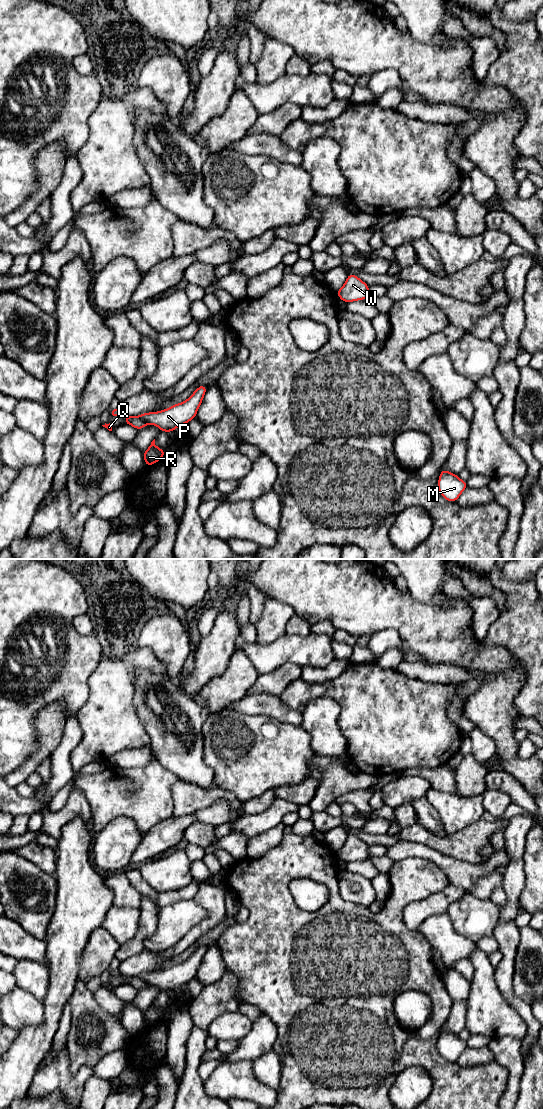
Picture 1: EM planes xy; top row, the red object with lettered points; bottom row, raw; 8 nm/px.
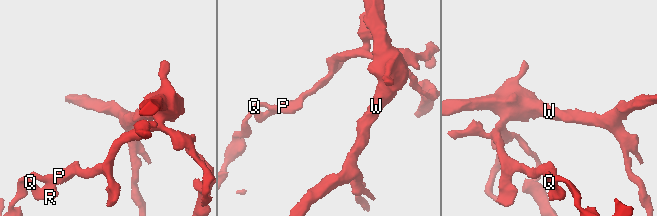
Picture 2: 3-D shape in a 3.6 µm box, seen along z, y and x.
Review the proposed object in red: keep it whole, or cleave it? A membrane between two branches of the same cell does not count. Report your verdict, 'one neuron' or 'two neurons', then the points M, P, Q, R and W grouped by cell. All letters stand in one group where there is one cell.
two neurons | M P W / Q R

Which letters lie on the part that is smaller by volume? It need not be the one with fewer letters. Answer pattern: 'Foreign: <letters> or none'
Foreign: Q, R

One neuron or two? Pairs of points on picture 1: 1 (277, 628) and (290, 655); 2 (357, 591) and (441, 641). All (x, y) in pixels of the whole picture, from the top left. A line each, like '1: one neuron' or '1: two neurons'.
1: two neurons
2: one neuron

